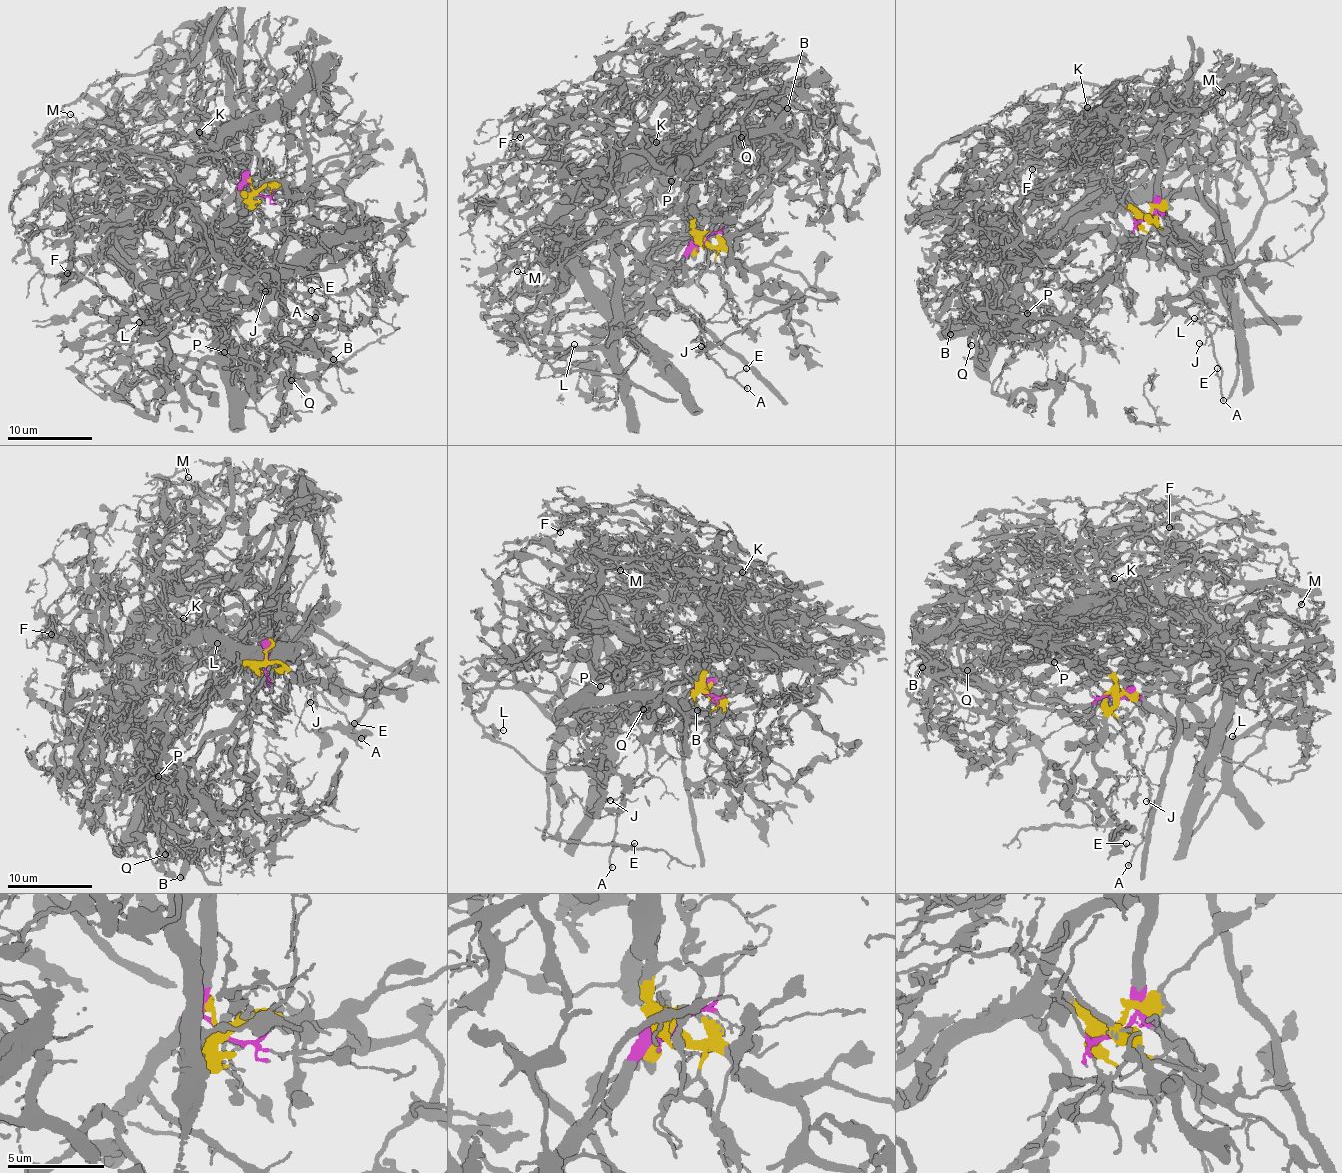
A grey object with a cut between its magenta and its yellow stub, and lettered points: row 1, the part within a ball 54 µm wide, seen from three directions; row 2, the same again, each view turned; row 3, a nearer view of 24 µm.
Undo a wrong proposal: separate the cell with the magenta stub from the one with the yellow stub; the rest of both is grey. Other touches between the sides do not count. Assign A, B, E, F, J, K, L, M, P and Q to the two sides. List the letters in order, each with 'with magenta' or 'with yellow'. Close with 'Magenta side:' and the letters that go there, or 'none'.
A: with magenta
B: with yellow
E: with magenta
F: with yellow
J: with magenta
K: with yellow
L: with magenta
M: with magenta
P: with yellow
Q: with yellow
Magenta side: A, E, J, L, M

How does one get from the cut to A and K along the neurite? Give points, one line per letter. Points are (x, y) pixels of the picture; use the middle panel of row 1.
A: (703, 242), (689, 251), (655, 298), (674, 297), (693, 306), (703, 320), (699, 335), (706, 355), (746, 388)
K: (703, 242), (712, 246), (719, 243), (704, 168), (669, 154), (664, 138), (656, 142)

